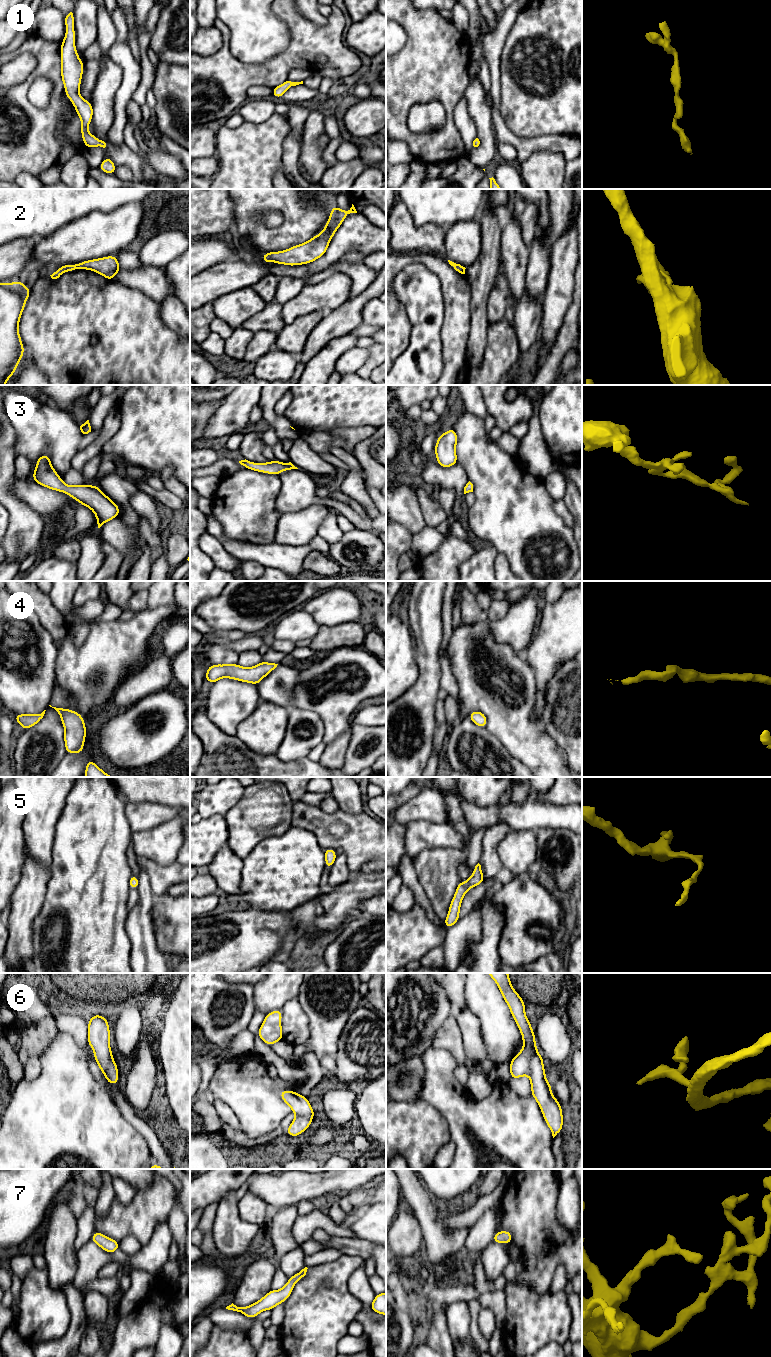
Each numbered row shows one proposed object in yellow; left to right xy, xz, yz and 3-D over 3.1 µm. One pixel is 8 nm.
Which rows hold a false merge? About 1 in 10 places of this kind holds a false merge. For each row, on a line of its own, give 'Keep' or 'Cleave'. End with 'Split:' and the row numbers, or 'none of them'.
1: Keep
2: Keep
3: Keep
4: Keep
5: Keep
6: Cleave
7: Keep
Split: 6

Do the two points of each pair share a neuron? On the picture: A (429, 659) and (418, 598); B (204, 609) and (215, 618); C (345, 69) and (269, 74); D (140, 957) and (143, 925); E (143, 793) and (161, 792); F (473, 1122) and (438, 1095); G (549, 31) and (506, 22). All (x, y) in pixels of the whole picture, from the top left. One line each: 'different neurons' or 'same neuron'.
A: same neuron
B: same neuron
C: same neuron
D: same neuron
E: same neuron
F: same neuron
G: different neurons

